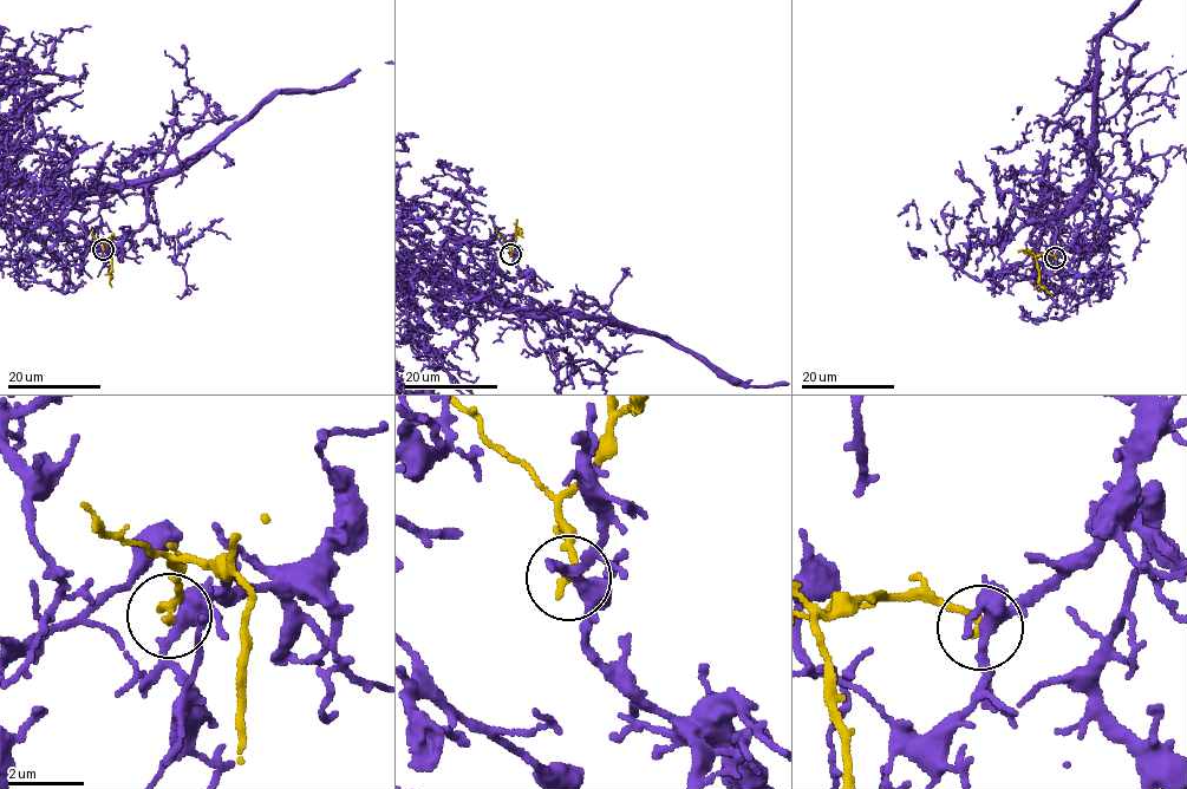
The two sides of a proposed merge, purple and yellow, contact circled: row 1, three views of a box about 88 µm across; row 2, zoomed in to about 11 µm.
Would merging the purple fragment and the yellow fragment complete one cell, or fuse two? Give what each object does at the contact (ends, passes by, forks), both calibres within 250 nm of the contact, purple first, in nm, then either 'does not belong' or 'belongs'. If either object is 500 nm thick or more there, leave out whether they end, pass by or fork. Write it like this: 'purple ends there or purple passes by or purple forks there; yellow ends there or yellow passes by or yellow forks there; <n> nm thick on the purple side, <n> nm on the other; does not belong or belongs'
purple forks there; yellow ends there; 320 nm thick on the purple side, 240 nm on the other; does not belong

